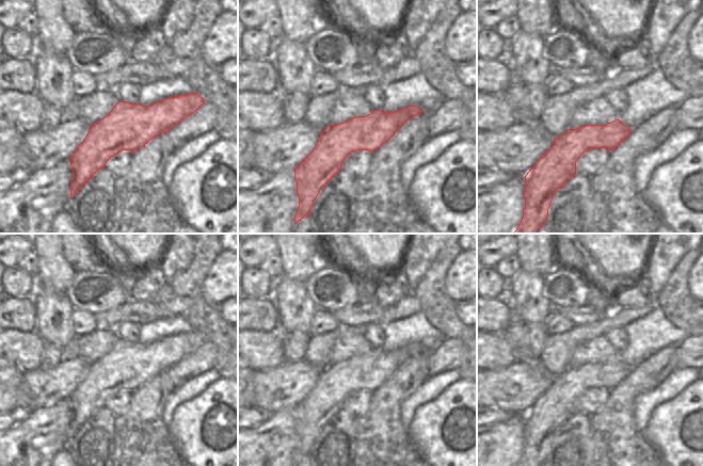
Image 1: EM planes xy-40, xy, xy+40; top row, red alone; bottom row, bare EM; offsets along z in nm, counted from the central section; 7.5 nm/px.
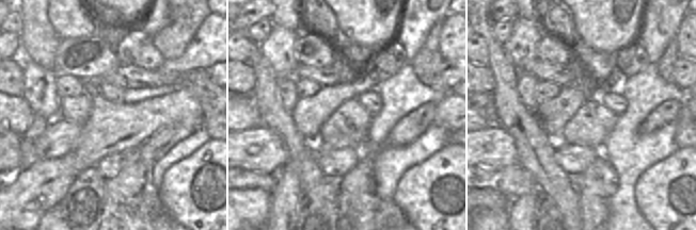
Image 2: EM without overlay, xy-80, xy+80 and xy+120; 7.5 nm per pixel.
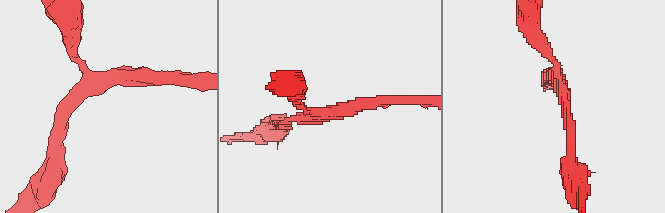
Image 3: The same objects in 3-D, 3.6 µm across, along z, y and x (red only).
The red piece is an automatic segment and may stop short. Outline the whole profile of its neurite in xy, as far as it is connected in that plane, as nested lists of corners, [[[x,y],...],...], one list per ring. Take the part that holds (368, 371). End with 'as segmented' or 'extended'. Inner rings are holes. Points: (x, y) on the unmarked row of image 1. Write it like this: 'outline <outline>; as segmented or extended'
outline [[[417,344],[394,351],[373,349],[366,355],[355,355],[338,364],[329,364],[314,388],[294,407],[299,446],[294,463],[309,455],[320,429],[341,408],[343,399],[357,389],[374,391],[390,379],[413,355],[421,353]]]; as segmented

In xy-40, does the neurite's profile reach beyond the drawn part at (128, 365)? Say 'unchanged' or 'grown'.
unchanged

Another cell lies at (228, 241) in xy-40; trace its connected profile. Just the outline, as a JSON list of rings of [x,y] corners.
[[[222,234],[220,243],[224,251],[238,253],[238,234]]]

